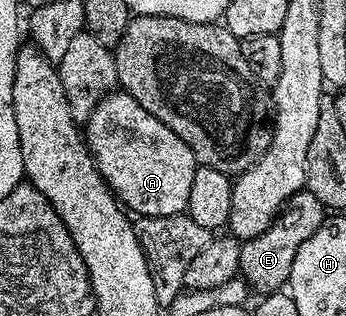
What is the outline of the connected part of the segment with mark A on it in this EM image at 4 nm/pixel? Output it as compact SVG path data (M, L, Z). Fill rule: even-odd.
M120 88L104 94L95 104L88 122L84 123L83 137L93 156L93 163L99 168L103 180L116 194L122 207L128 208L134 215L146 218L186 213L191 196L191 180L195 180L198 160L191 148L187 148L187 144L183 144L183 140L179 140L179 136L175 136L175 132L171 132L163 120L155 120L155 116L151 116L151 112L147 112L139 100Z

